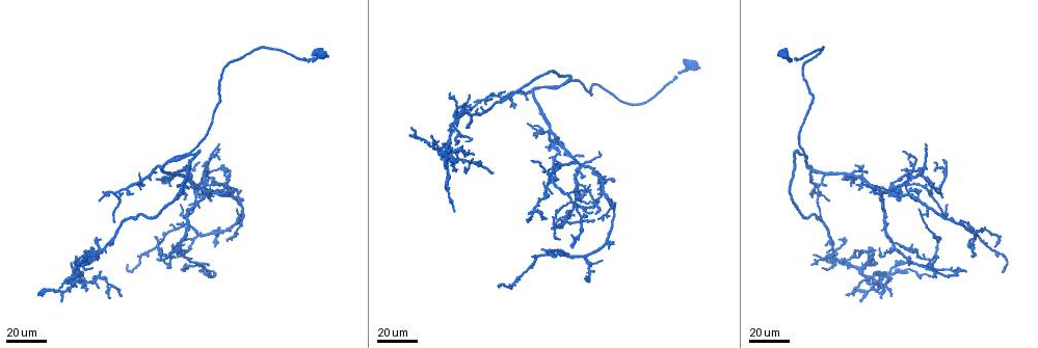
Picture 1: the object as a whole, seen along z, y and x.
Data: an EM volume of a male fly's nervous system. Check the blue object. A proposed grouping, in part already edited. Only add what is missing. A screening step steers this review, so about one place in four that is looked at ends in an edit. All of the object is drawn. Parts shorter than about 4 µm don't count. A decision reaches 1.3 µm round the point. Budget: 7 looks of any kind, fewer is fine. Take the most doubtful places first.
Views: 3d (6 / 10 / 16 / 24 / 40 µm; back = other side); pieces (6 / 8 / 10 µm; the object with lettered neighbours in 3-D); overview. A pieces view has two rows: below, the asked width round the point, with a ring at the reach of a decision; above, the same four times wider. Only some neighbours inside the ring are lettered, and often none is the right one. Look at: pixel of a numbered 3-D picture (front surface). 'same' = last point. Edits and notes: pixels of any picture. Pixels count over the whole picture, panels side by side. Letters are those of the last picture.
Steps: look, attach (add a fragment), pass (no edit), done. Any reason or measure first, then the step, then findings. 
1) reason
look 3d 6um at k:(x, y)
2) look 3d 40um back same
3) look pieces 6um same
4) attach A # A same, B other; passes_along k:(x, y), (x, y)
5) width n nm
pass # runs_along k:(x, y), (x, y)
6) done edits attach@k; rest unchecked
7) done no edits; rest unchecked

an open end
look 3d 24um at 1:(854, 296)

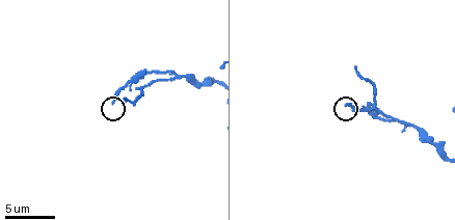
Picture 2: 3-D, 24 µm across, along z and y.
look pieces 10um at 2:(345, 104)

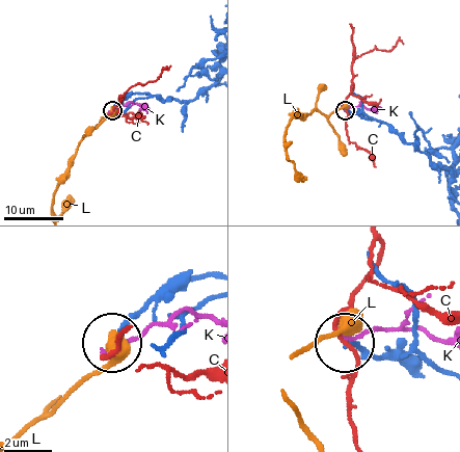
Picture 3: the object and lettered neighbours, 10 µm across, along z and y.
pass # C other, K other, L other; none of them fits

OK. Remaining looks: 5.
thin end
look 3d 40um at 1:(909, 257)

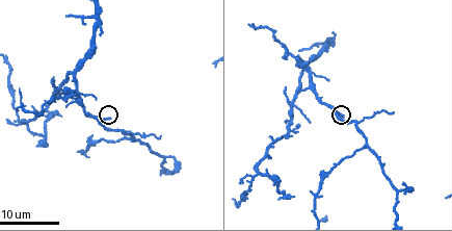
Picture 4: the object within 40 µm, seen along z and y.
look pieces 6um at 4:(110, 117)

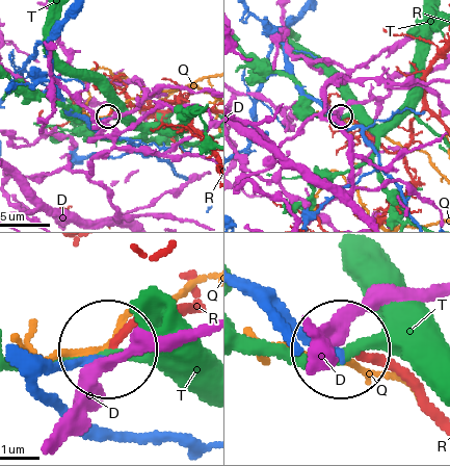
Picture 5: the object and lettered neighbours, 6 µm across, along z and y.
pass # D other, Q other, R other, T other; runs_along 5:(241, 277), (337, 346); none of them fits

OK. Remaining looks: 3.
tapers out
look 3d 40um at 1:(452, 211)

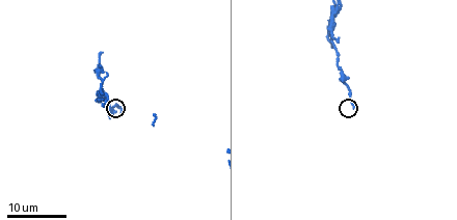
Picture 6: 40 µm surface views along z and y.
see the neighbours
look pieces 10um at 6:(120, 110)

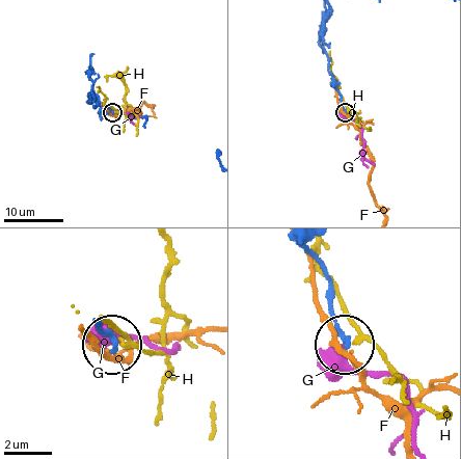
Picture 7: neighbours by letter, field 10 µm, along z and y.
width 200 nm
pass # F other, G other, H other; runs_along 7:(324, 25), (323, 47), (344, 111); none of them fits

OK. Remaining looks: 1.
done no edits; rest unchecked

